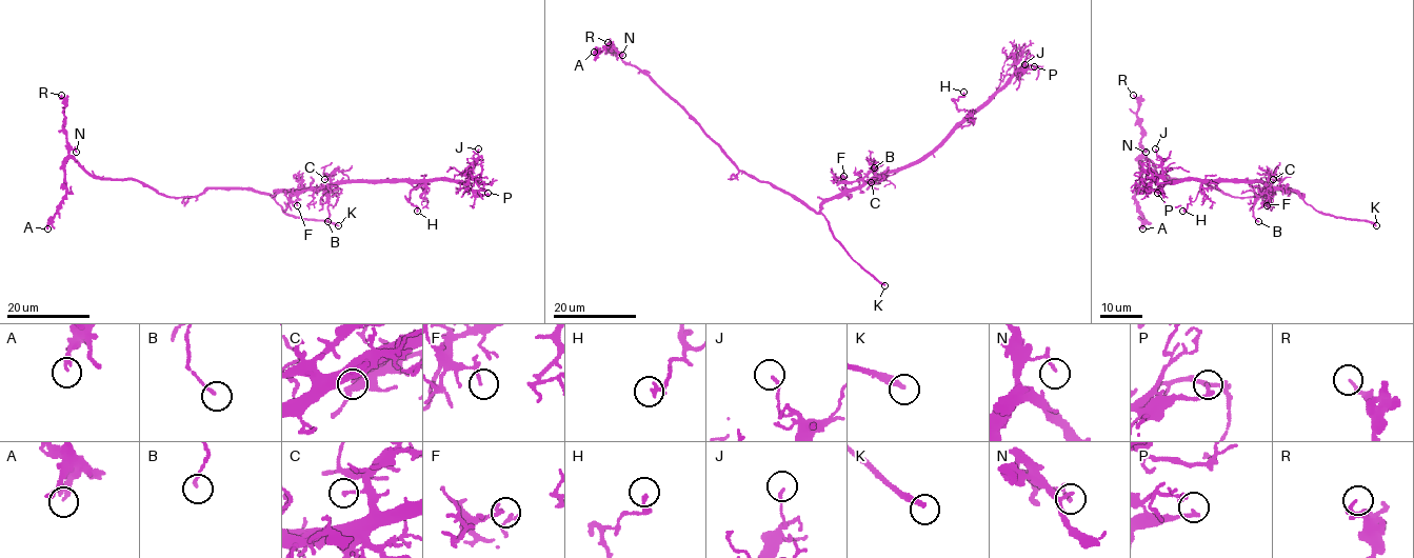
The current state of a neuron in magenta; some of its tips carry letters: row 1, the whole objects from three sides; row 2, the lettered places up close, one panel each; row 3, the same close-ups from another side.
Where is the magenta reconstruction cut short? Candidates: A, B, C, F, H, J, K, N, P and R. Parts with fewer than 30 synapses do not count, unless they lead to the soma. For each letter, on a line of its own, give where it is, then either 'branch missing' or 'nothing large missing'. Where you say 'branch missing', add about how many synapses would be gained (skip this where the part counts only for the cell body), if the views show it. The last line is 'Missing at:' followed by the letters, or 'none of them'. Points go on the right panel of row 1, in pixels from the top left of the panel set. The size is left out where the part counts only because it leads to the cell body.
A: at (1142, 228); nothing large missing
B: at (1258, 221); nothing large missing
C: at (1273, 179); nothing large missing
F: at (1267, 205); nothing large missing
H: at (1182, 211); nothing large missing
J: at (1155, 148); nothing large missing
K: at (1376, 225); branch missing
N: at (1146, 152); nothing large missing
P: at (1157, 193); nothing large missing
R: at (1133, 95); nothing large missing
Missing at: K

